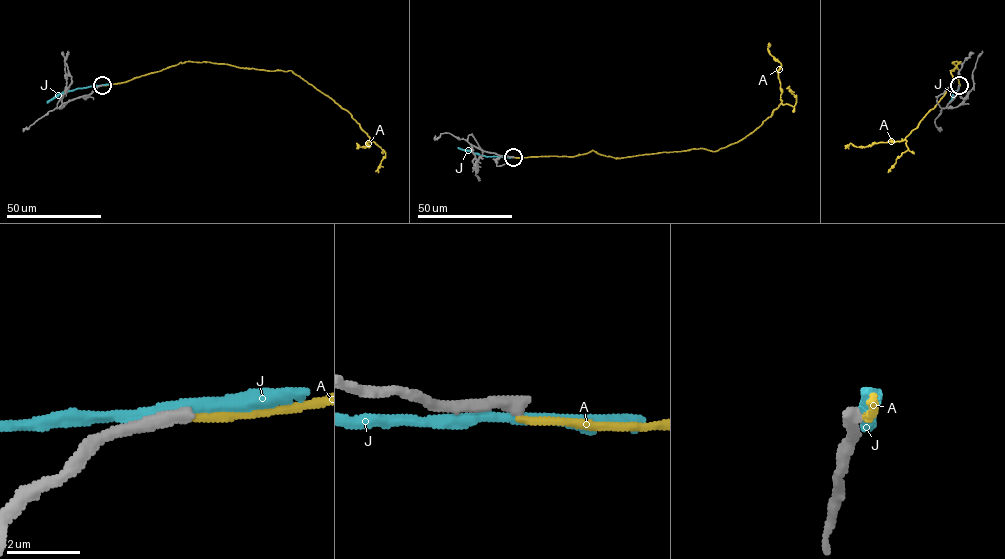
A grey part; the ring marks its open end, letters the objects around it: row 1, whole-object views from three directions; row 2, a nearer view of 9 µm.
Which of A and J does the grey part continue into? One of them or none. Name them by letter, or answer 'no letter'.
no letter

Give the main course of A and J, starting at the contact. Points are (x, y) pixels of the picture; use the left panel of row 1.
A: (102, 85), (126, 82), (186, 61), (292, 71), (350, 114), (370, 139), (369, 147), (357, 143), (358, 148)
J: (101, 85), (67, 91), (47, 103)

